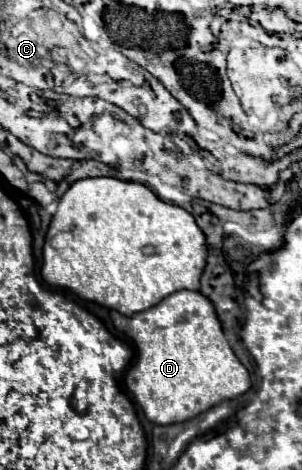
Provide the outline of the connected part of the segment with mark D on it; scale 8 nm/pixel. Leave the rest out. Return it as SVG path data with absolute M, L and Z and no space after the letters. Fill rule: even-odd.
M187 289L177 291L165 297L159 305L135 313L131 317L123 317L115 313L115 327L123 331L127 337L131 337L137 347L139 357L137 363L127 371L125 383L151 423L171 425L171 423L189 421L199 413L211 409L213 405L243 395L251 387L249 373L231 351L213 303L199 291L187 291Z

